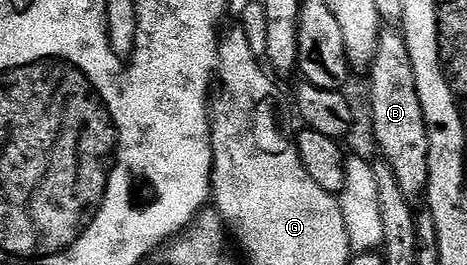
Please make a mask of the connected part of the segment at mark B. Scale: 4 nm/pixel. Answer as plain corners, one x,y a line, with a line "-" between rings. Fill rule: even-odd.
383,29
375,59
369,68
371,75
371,127
379,142
382,162
393,169
397,185
401,185
408,197
422,196
429,181
429,137
427,122
417,97
417,81
413,73
413,61
409,57
406,38
398,30
-
396,31
396,32
395,32

